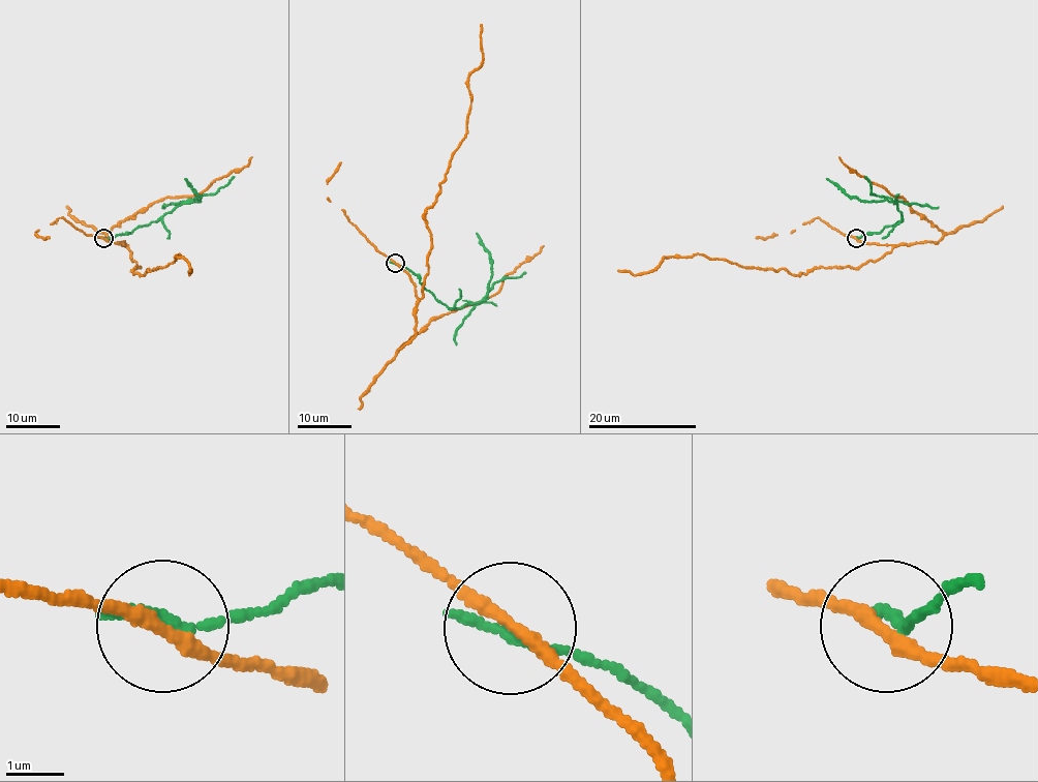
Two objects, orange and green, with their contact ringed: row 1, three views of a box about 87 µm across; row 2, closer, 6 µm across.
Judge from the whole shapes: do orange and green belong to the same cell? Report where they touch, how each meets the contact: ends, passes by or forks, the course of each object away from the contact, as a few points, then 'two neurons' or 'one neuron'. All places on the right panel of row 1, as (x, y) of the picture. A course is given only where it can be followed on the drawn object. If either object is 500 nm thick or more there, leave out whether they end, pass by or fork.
at (856, 238); orange passes by; green ends there; orange runs (857, 239), (892, 248), (855, 268), (824, 267), (795, 275), (698, 253), (665, 258), (647, 272), (617, 270); green runs (857, 239), (879, 233), (902, 219), (902, 213), (886, 200), (859, 201), (846, 196), (826, 178); two neurons

